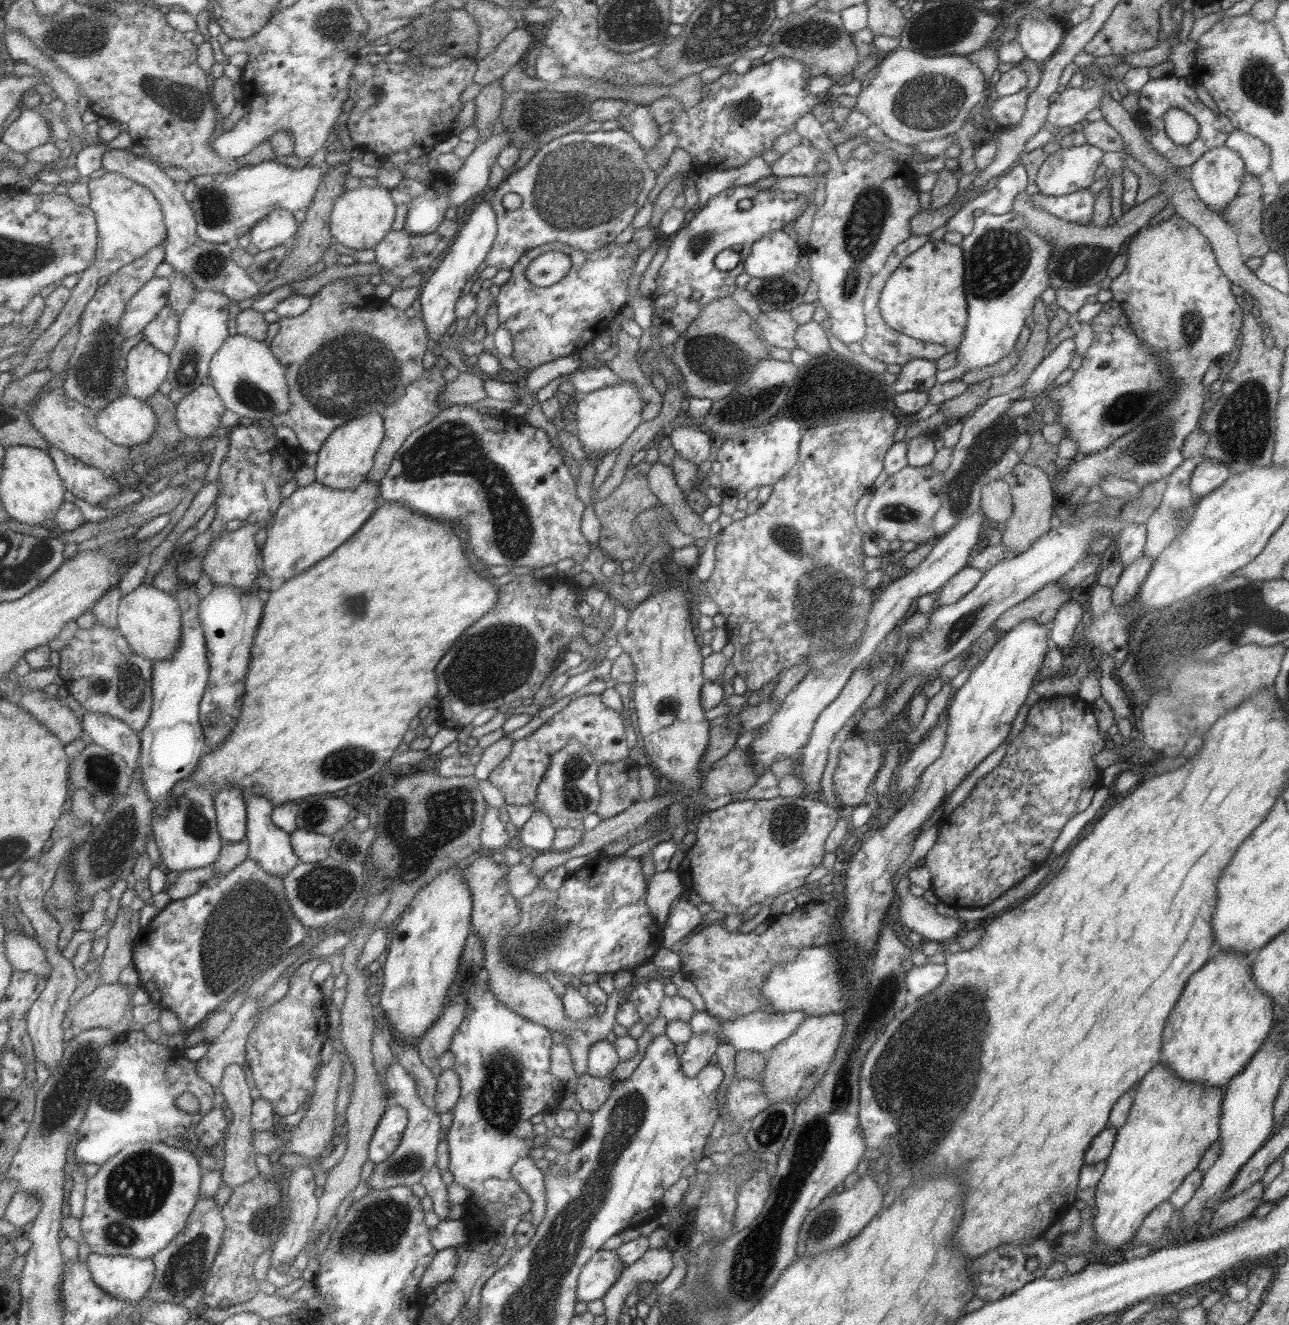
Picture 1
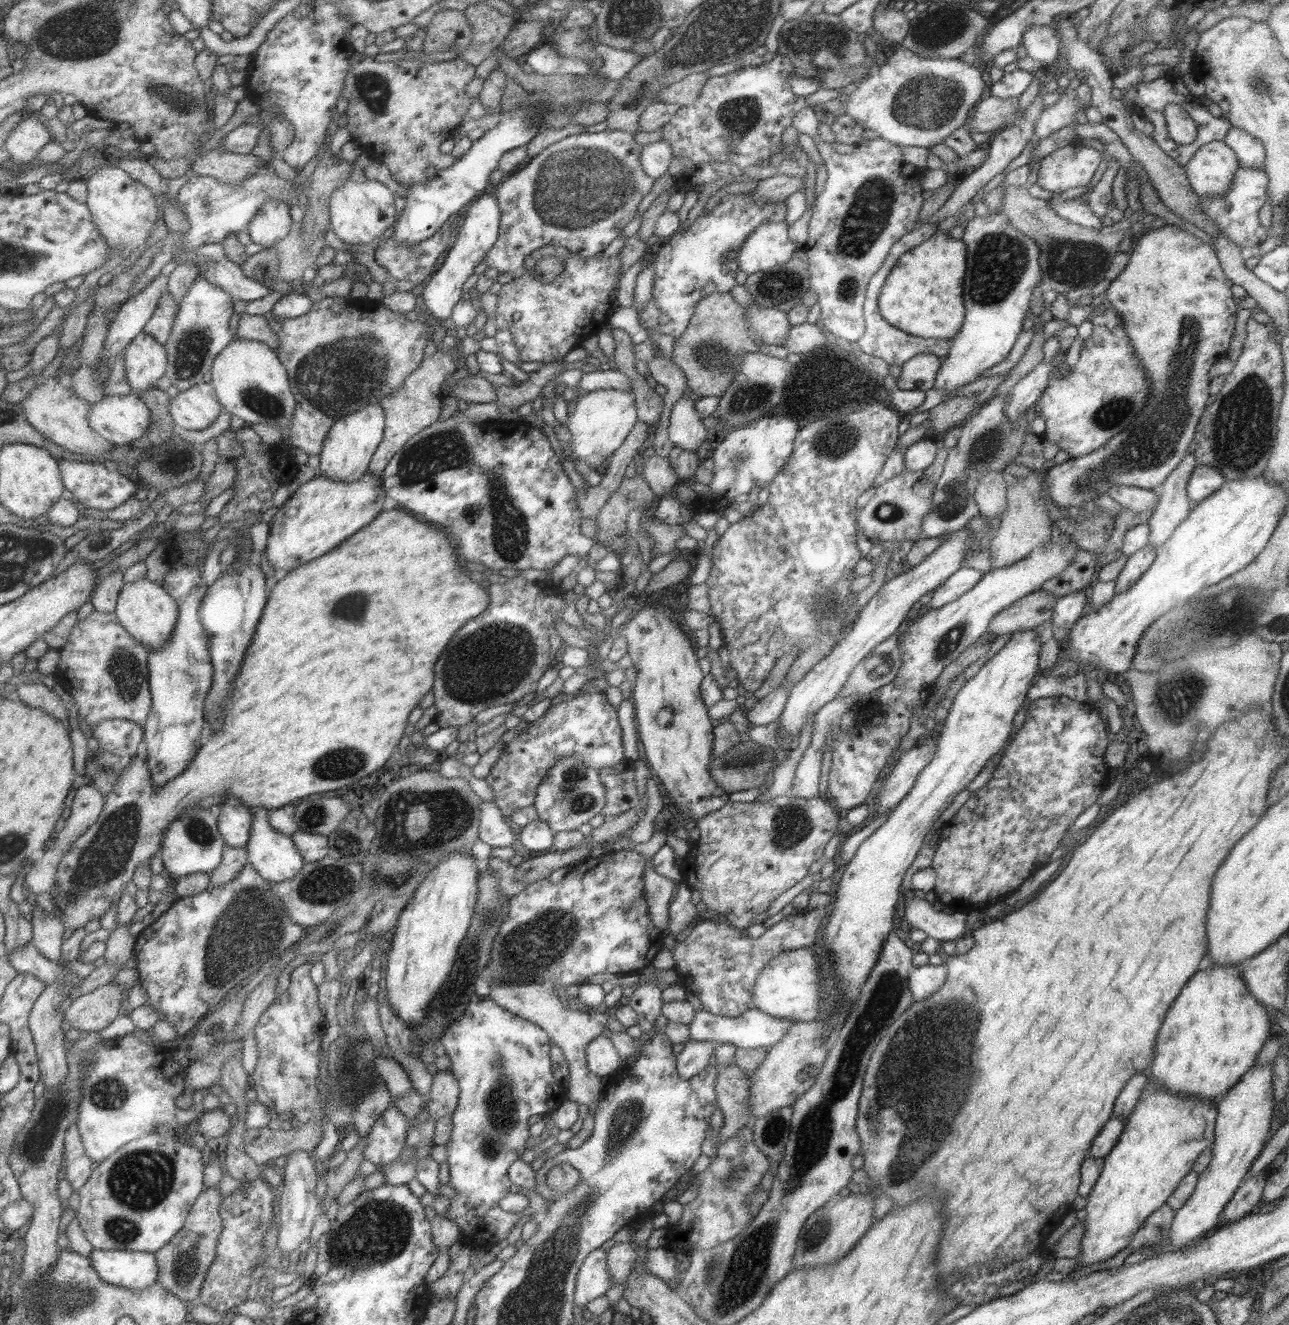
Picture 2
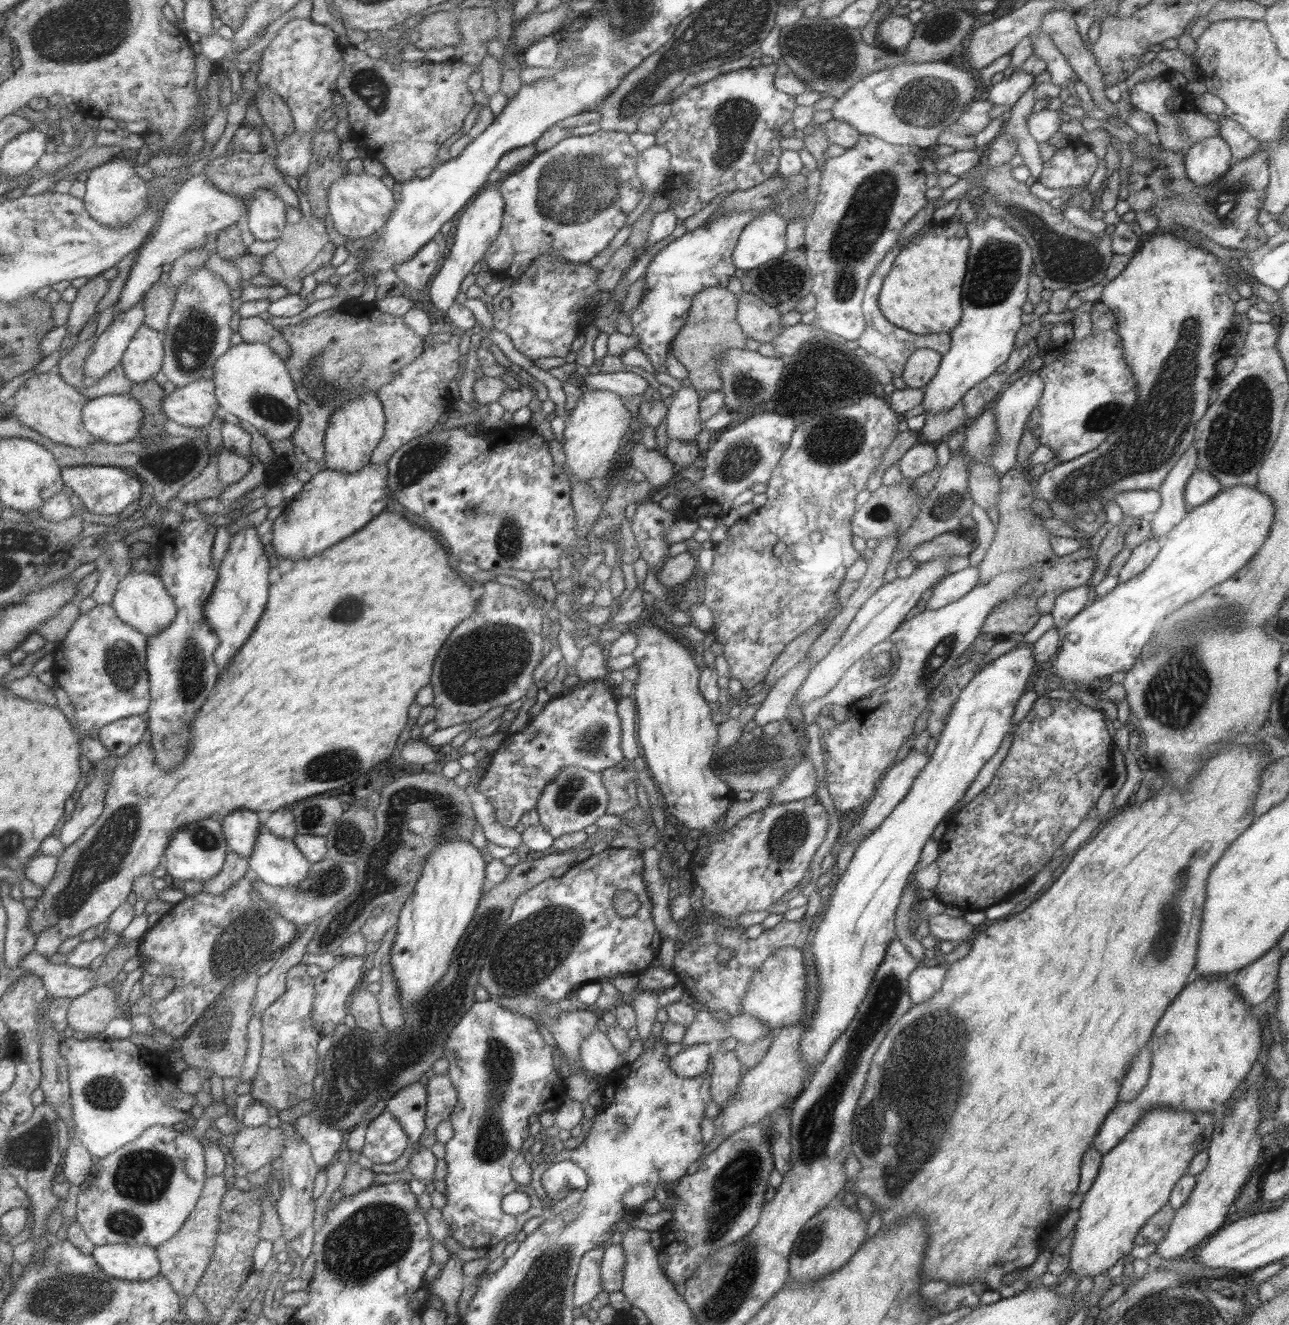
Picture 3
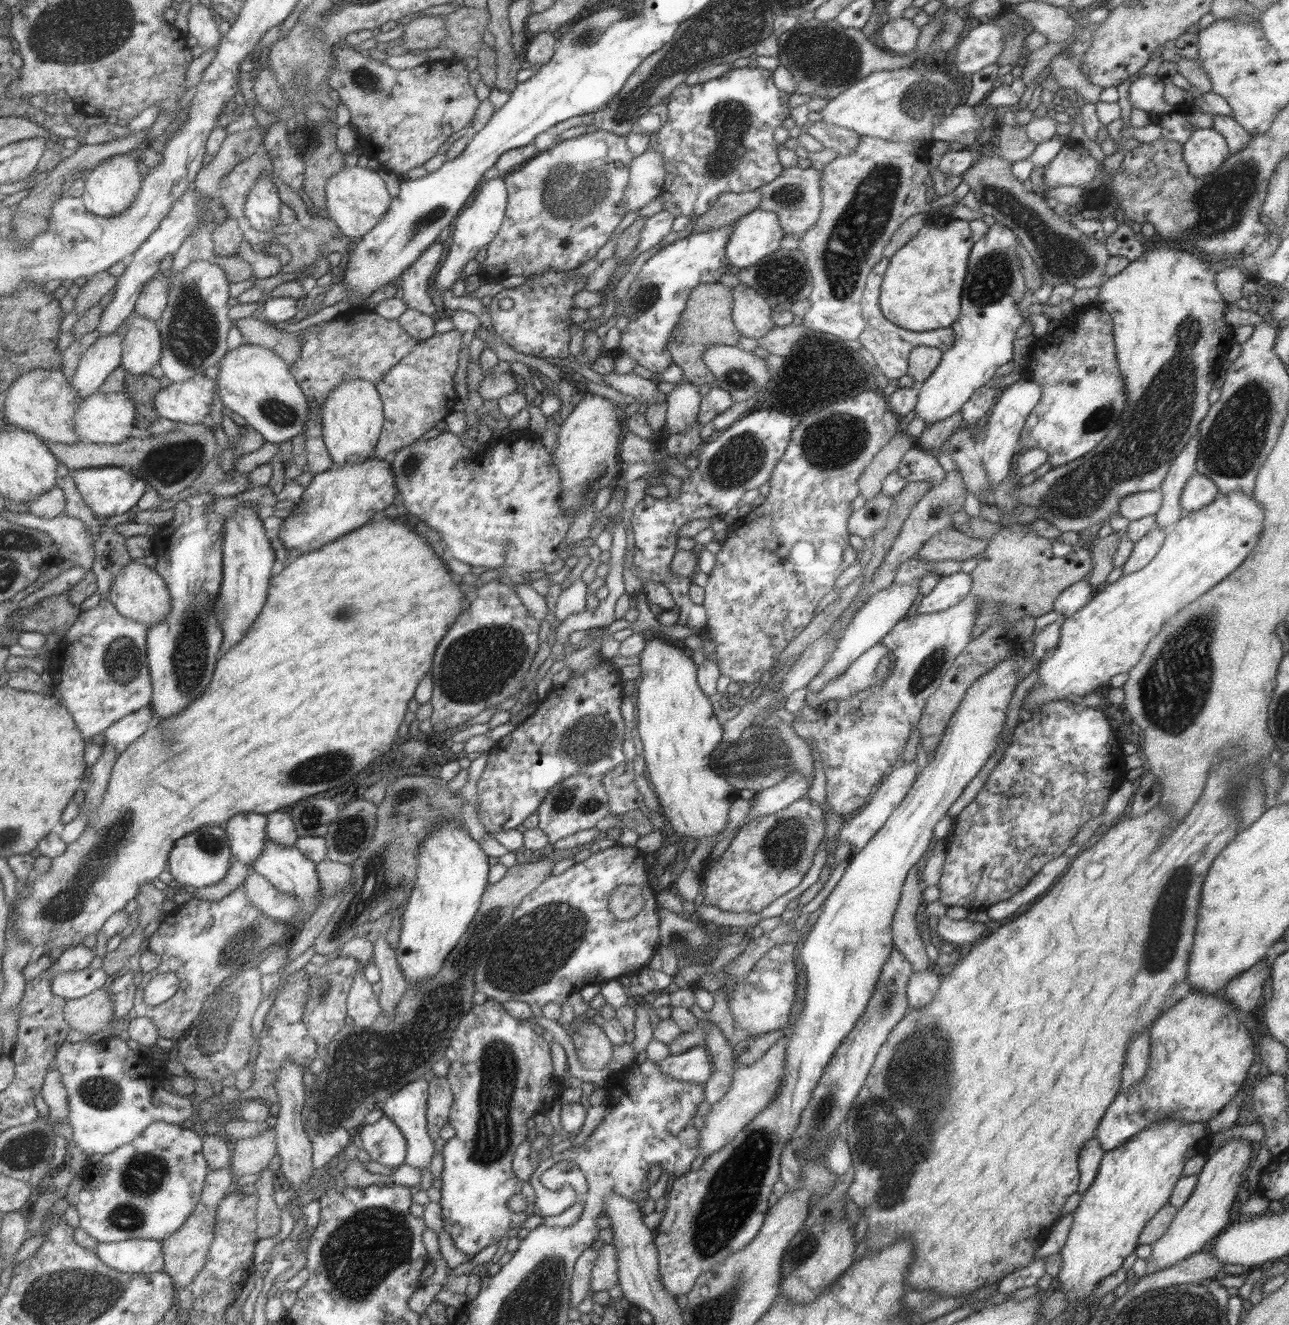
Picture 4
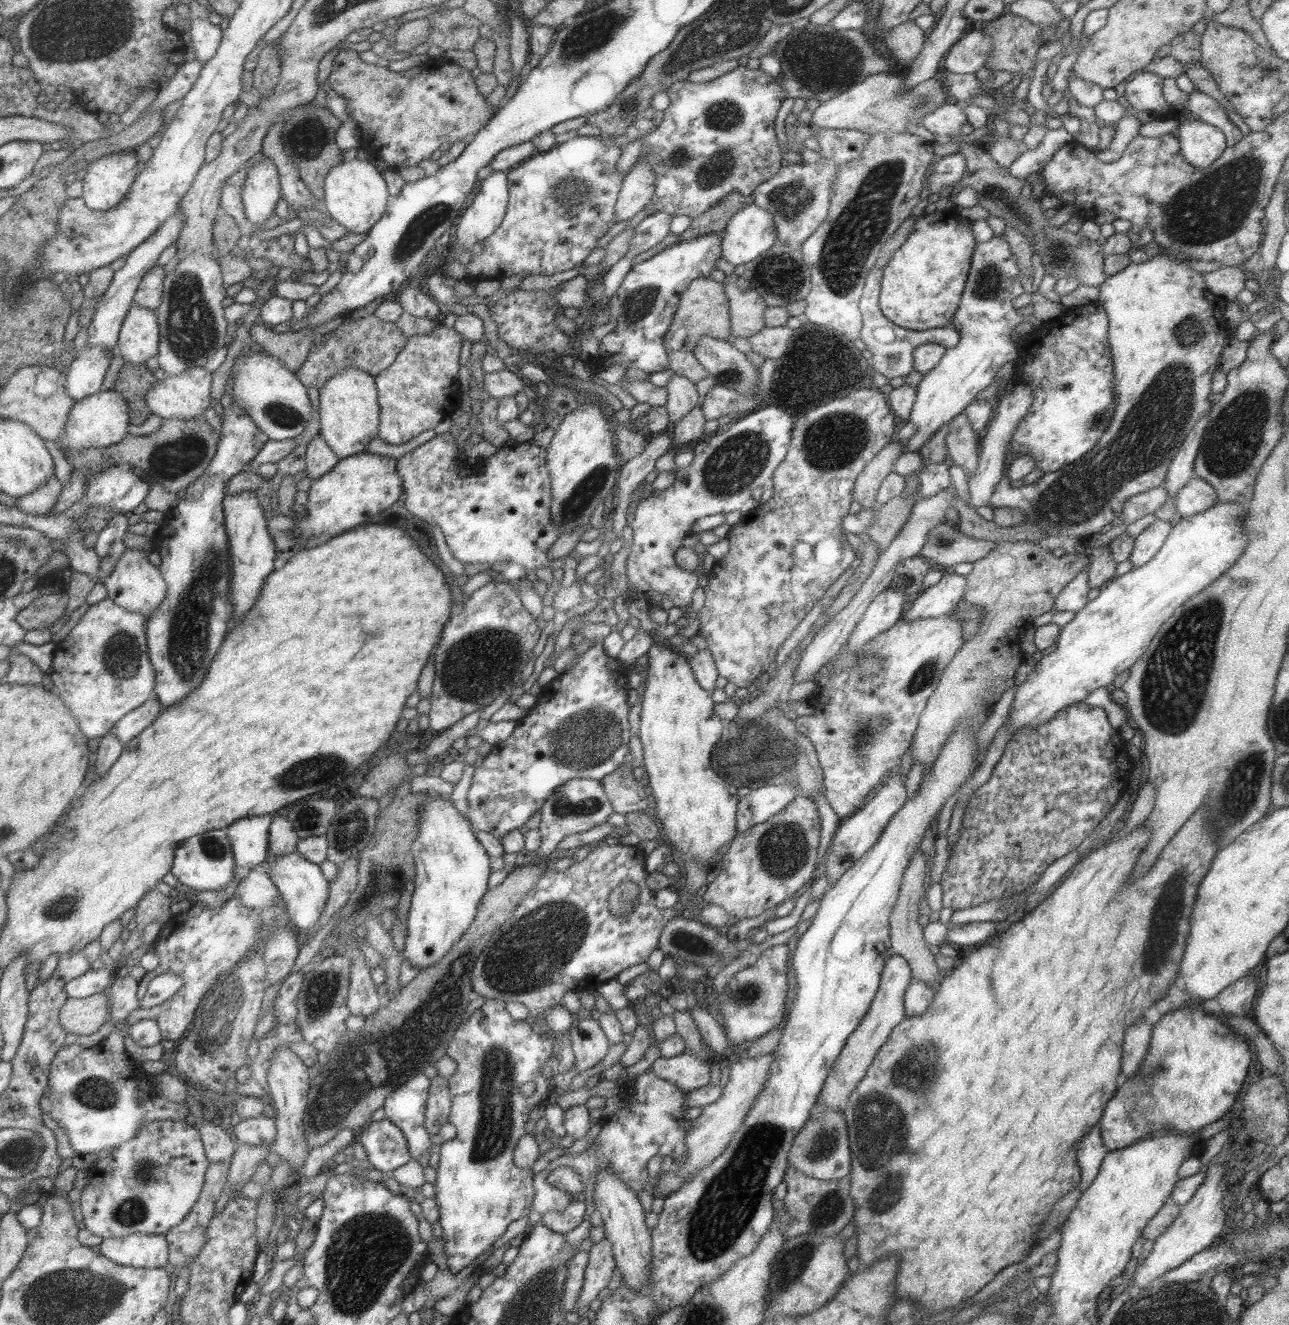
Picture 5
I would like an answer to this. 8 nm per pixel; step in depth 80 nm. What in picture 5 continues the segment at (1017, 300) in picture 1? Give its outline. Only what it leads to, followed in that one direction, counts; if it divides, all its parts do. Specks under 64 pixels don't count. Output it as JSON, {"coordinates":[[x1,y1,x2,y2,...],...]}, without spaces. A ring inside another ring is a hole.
{"coordinates":[[993,236,987,242,977,244,970,266,957,310,951,319,959,342,954,348,945,350,943,357,922,375,916,386,916,397,907,418,916,426,916,431,904,442,908,453,917,453,942,424,966,411,969,402,996,381,995,372,1002,364,1017,360,1018,348,1011,342,1011,334,1019,322,1030,322,1034,329,1044,324,1032,315,1020,315,1013,309,1013,300,1023,292,1023,287,1017,278,1016,261,1005,236]]}

